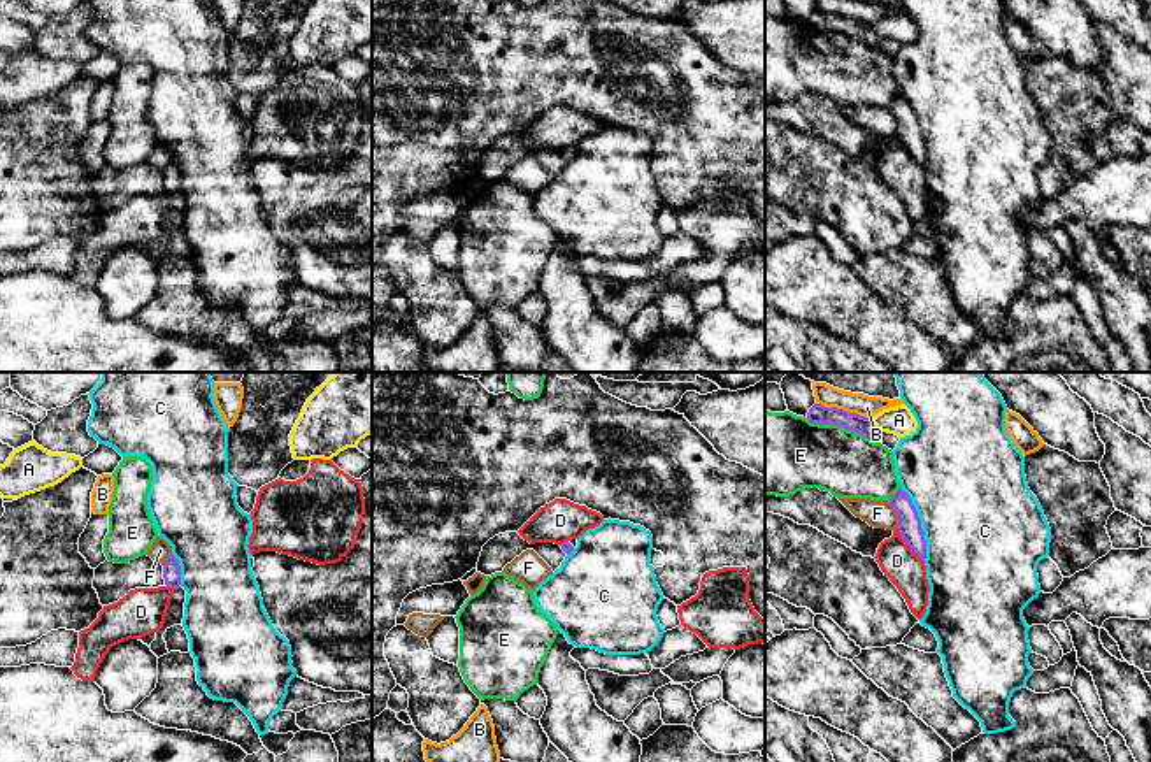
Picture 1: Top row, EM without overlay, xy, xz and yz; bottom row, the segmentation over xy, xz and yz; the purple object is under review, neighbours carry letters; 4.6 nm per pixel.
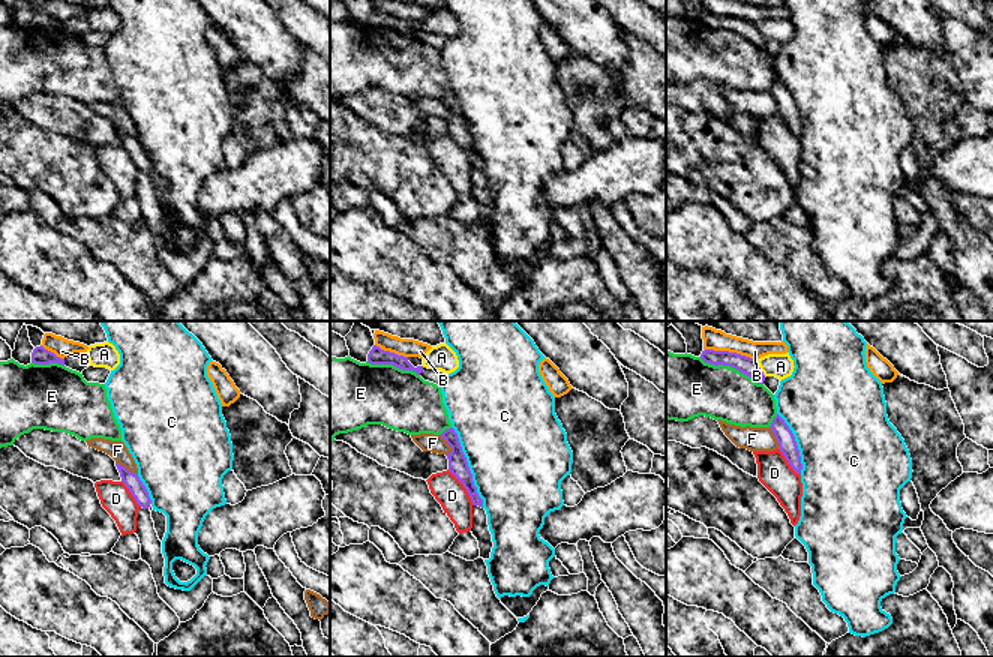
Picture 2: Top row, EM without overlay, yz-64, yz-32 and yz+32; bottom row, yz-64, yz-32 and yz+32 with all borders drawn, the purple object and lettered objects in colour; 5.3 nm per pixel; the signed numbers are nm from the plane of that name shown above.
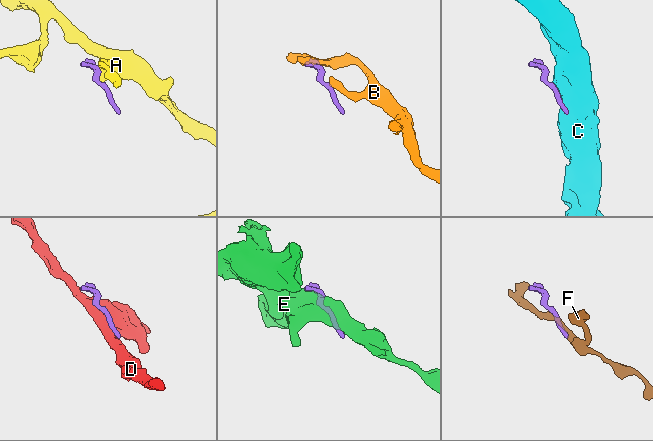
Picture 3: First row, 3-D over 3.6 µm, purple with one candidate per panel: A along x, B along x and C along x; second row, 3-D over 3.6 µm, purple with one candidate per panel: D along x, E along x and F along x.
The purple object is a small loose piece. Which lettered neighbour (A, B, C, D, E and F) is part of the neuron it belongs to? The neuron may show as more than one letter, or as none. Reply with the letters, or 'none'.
none

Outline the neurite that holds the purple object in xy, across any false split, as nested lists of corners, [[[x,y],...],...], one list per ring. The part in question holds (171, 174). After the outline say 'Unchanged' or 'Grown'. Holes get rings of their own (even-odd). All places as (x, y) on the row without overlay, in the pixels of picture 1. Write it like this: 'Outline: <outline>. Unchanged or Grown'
Outline: [[[170,162],[163,170],[163,186],[165,191],[174,197],[174,200],[165,223],[165,230],[156,239],[156,246],[149,253],[158,265],[168,260],[163,241],[174,232],[182,232],[184,225],[186,197],[181,193],[181,172],[174,162]]]. Grown

